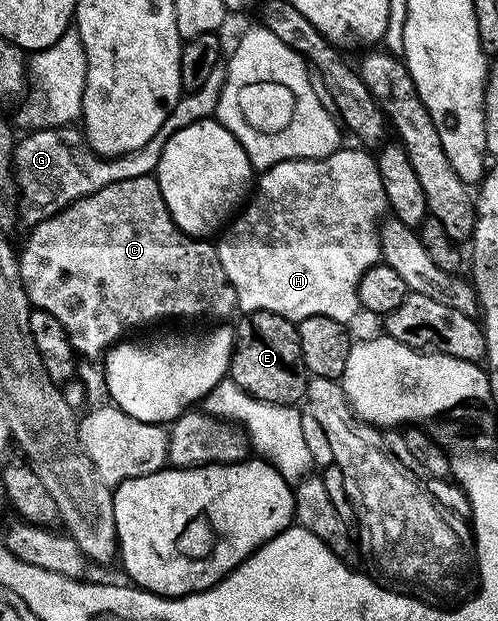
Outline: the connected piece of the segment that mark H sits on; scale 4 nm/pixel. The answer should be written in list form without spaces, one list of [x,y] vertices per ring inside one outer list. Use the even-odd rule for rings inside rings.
[[[365,149],[345,150],[333,151],[326,159],[285,159],[282,163],[276,163],[273,167],[260,172],[255,183],[255,190],[248,202],[244,204],[243,212],[245,211],[245,215],[238,214],[224,228],[220,238],[216,240],[215,246],[219,253],[219,261],[223,265],[223,273],[227,273],[231,285],[235,285],[237,305],[242,312],[270,311],[279,317],[294,321],[322,315],[346,325],[352,324],[352,319],[356,317],[357,311],[359,312],[361,307],[361,302],[357,296],[359,281],[363,277],[363,273],[367,273],[367,269],[371,269],[375,264],[382,262],[379,218],[377,219],[377,215],[382,214],[381,216],[384,216],[386,214],[389,202],[383,193],[383,181],[379,177],[376,158]]]

